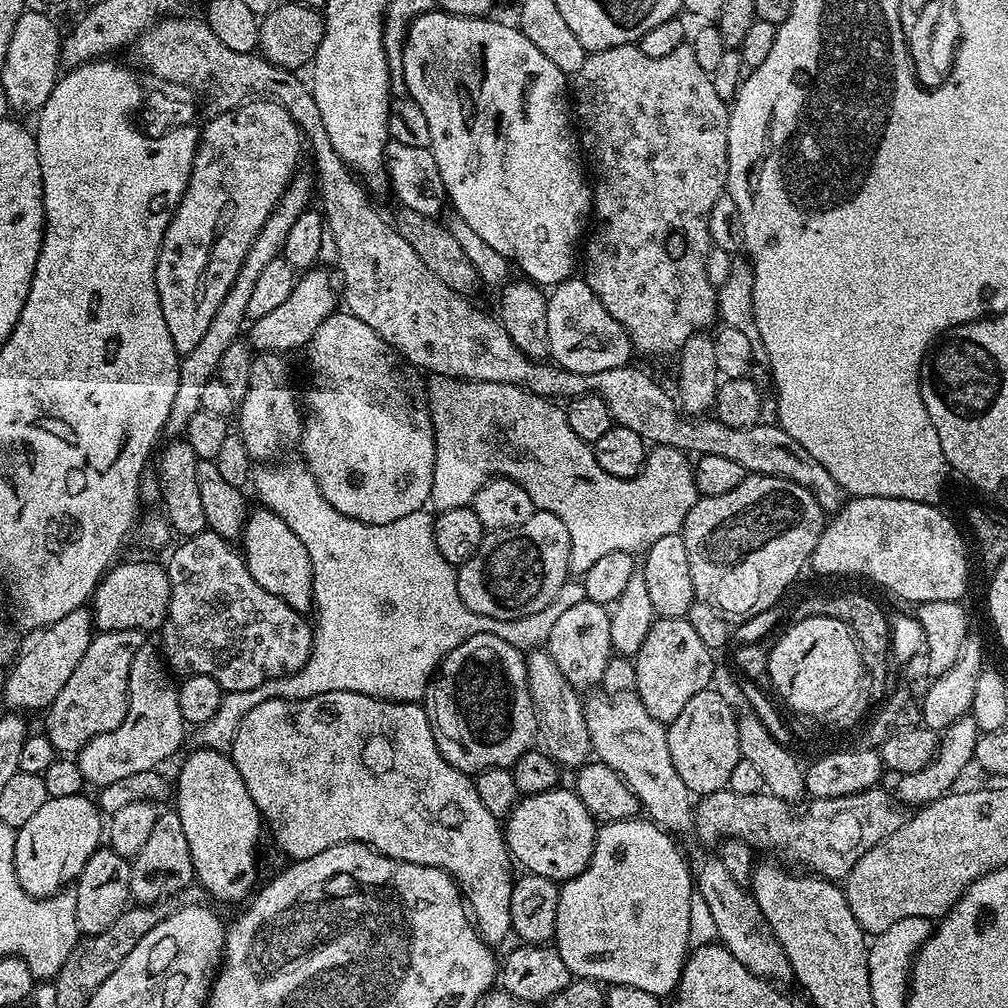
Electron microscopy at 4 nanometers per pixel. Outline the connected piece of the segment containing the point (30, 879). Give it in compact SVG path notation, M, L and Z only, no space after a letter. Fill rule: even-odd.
M84 794L70 798L49 796L31 816L30 822L17 831L14 854L16 880L26 890L26 894L43 898L67 889L79 880L86 862L101 847L102 813L86 797Z

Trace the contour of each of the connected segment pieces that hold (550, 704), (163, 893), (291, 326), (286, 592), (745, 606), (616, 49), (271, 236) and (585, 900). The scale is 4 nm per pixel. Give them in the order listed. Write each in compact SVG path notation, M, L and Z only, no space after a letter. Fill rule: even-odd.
M532 650L527 653L528 689L532 699L532 709L536 711L535 739L539 747L556 761L557 765L589 763L593 755L590 730L586 730L584 700L574 685L558 670L558 662L547 650Z
M174 810L161 811L154 822L154 830L146 841L146 846L131 861L132 873L130 874L131 899L140 904L156 904L167 896L176 896L188 883L193 883L194 873L192 859L190 858L190 846L186 842L186 833L182 831L182 818Z
M320 266L313 267L297 279L294 290L290 290L290 298L286 298L286 302L279 304L271 314L266 314L266 318L251 321L246 339L257 353L289 354L288 352L294 351L295 348L303 349L309 344L314 330L318 330L318 326L322 326L322 322L326 322L326 318L330 318L337 308L338 288L334 283L333 273L331 276L330 273L323 272Z
M263 506L257 509L257 512L256 509L249 511L242 534L244 565L262 590L270 590L270 594L282 598L282 602L289 604L294 611L307 613L313 607L310 554L306 554L306 546L302 546L298 534L294 534L282 518Z
M748 474L727 494L700 496L690 514L686 514L682 529L697 600L713 604L729 618L760 616L770 611L795 582L796 575L811 561L825 523L826 513L818 506L810 490L798 486L798 482L777 476Z
M688 42L663 58L646 58L646 54L642 54L636 44L623 44L594 52L585 55L582 70L574 73L573 80L576 81L573 84L571 81L570 96L574 101L578 143L594 181L591 185L594 224L596 220L596 229L593 230L592 237L590 232L582 248L582 279L598 296L602 306L610 310L610 318L614 318L623 326L632 340L633 349L639 355L640 352L644 356L668 356L671 352L672 355L679 353L691 336L703 333L718 320L717 289L712 287L710 278L706 278L706 254L713 248L710 238L710 210L714 210L714 202L718 202L718 198L725 195L728 187L729 105L722 98L718 98L710 73L698 66L698 58L694 58L694 50Z
M304 170L297 171L296 175L292 177L292 181L286 186L282 198L274 206L270 218L266 218L262 230L258 230L258 234L238 270L238 278L234 278L232 288L226 292L226 298L222 298L222 306L218 306L218 314L214 314L214 322L210 322L209 329L202 336L202 342L198 342L198 346L194 346L194 350L183 353L178 374L178 391L174 394L174 402L170 406L170 418L166 418L166 426L163 430L165 437L183 437L190 418L194 418L194 414L200 412L202 389L206 386L206 382L210 382L216 376L218 362L222 362L222 353L230 346L230 342L241 339L242 329L248 320L246 305L250 303L250 297L259 275L270 262L281 259L290 229L294 227L294 222L298 222L300 214L309 211L311 204L308 203L311 200L313 203L313 173L311 171L304 172Z
M647 818L609 820L597 827L594 850L586 870L559 885L552 942L575 979L595 980L610 986L635 986L658 998L669 997L675 991L690 950L690 898L694 894L694 872L671 839L675 840L659 824L653 824ZM636 920L660 920L660 928L640 928Z

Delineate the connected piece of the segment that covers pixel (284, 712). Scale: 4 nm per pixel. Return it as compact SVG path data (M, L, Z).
M327 692L305 700L267 700L254 706L254 710L250 710L246 718L242 718L236 737L232 739L230 755L234 766L238 766L238 774L242 774L242 782L246 782L246 790L250 790L250 798L254 798L254 806L260 811L267 831L269 828L277 846L286 855L292 856L288 858L293 861L314 858L314 854L322 854L322 850L330 846L355 840L358 844L367 844L375 852L380 852L391 860L440 868L444 872L449 872L456 881L480 935L489 945L496 946L504 935L509 935L511 929L510 902L514 883L514 875L512 876L514 861L508 850L508 842L504 839L504 828L498 817L490 814L486 806L482 806L482 798L478 798L475 779L469 773L460 772L454 766L450 766L450 762L442 758L434 742L429 709L420 707L424 706L416 702L375 700L373 696L357 692Z

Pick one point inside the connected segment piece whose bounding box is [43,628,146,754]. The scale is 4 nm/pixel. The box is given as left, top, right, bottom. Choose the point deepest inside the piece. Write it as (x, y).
(95, 699)

